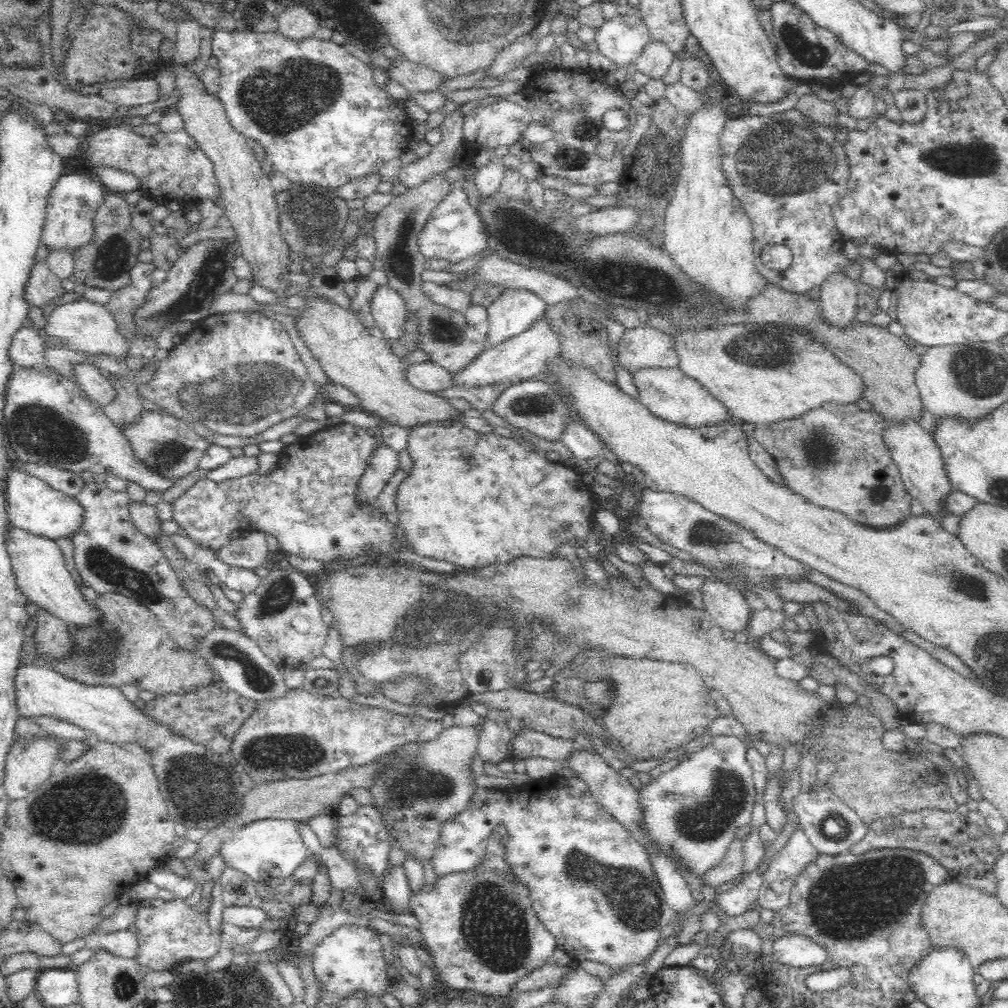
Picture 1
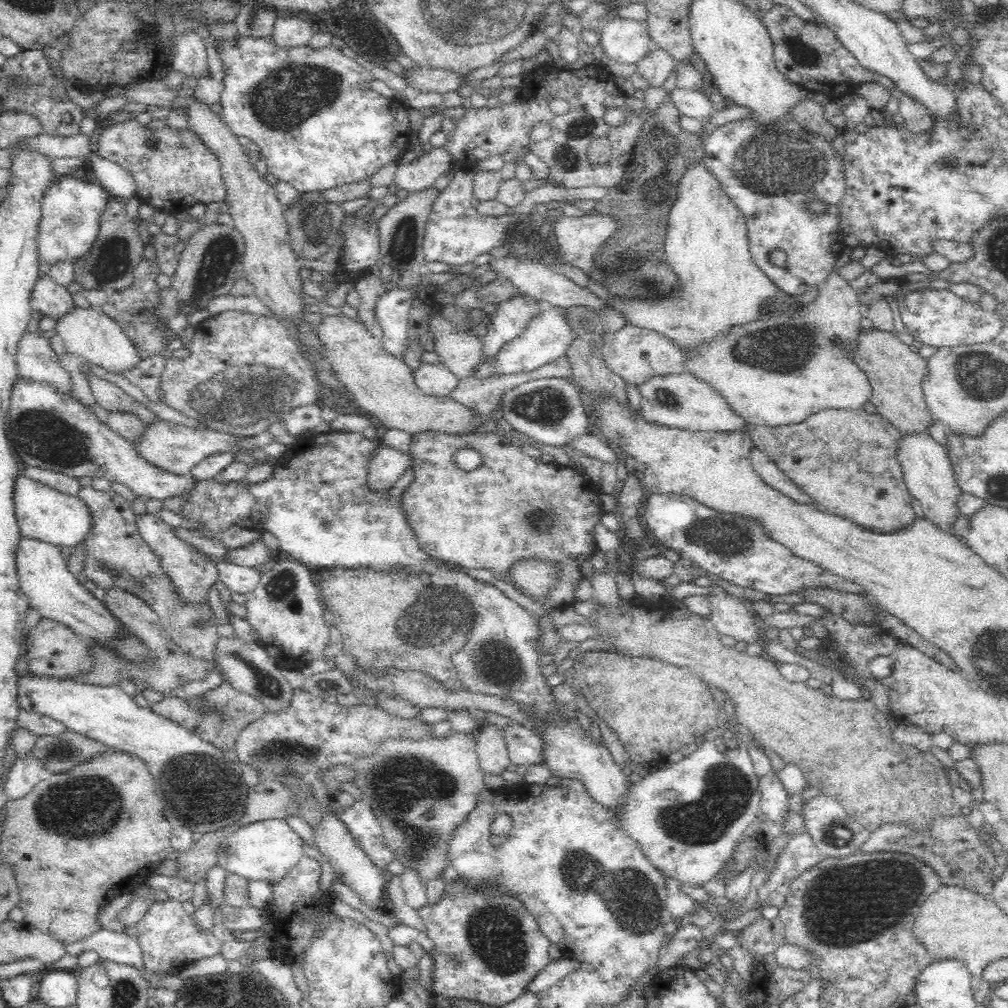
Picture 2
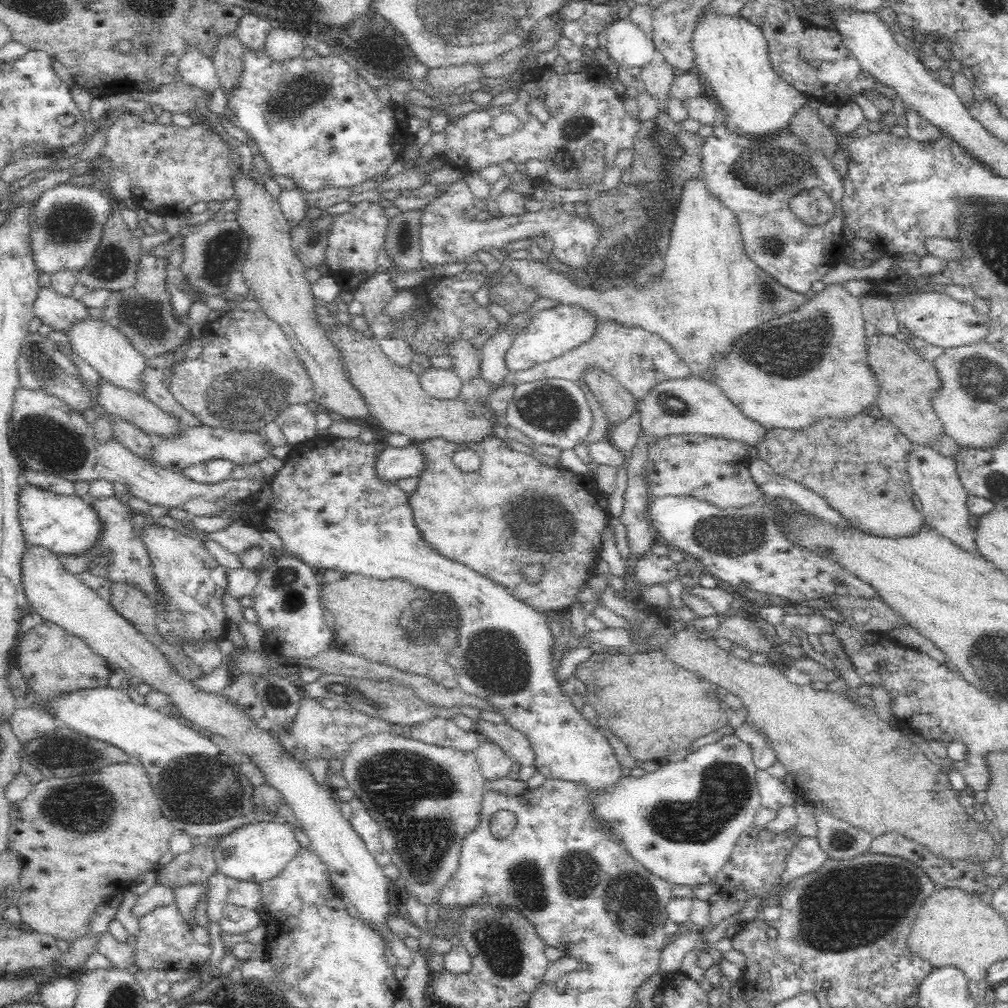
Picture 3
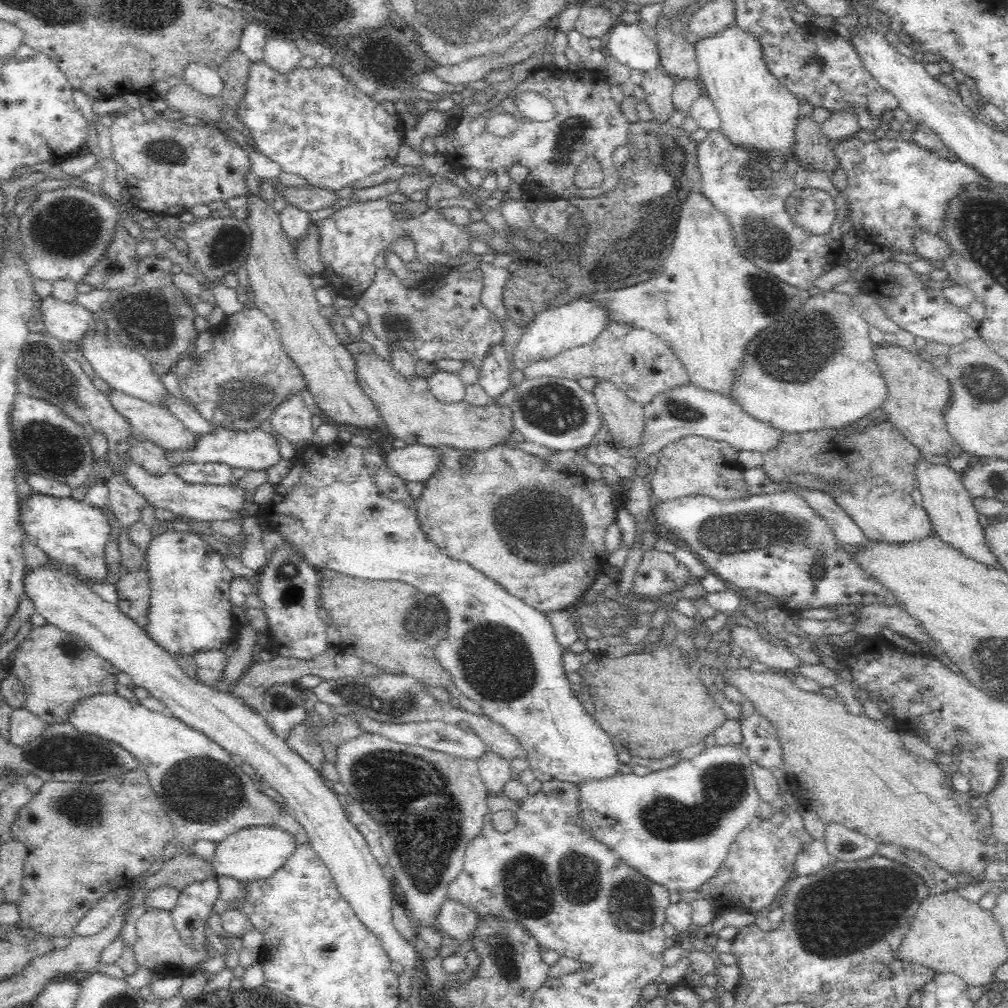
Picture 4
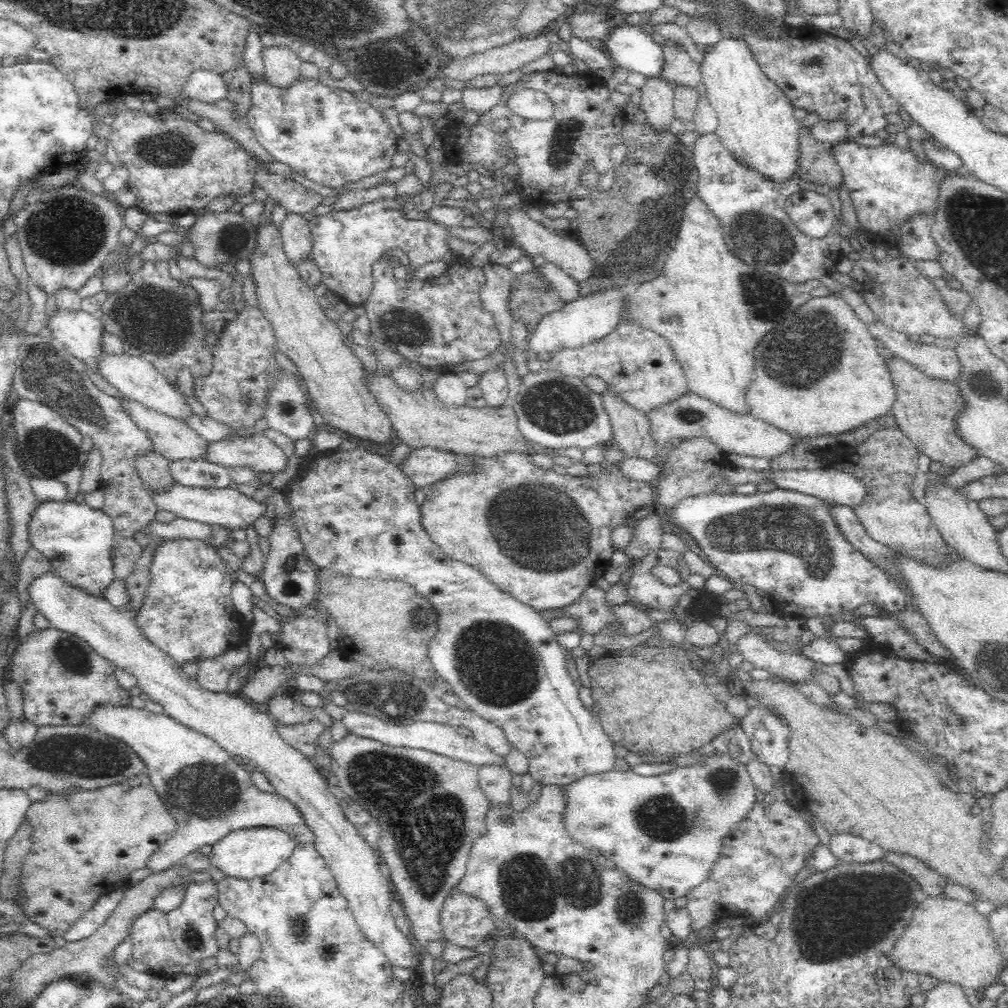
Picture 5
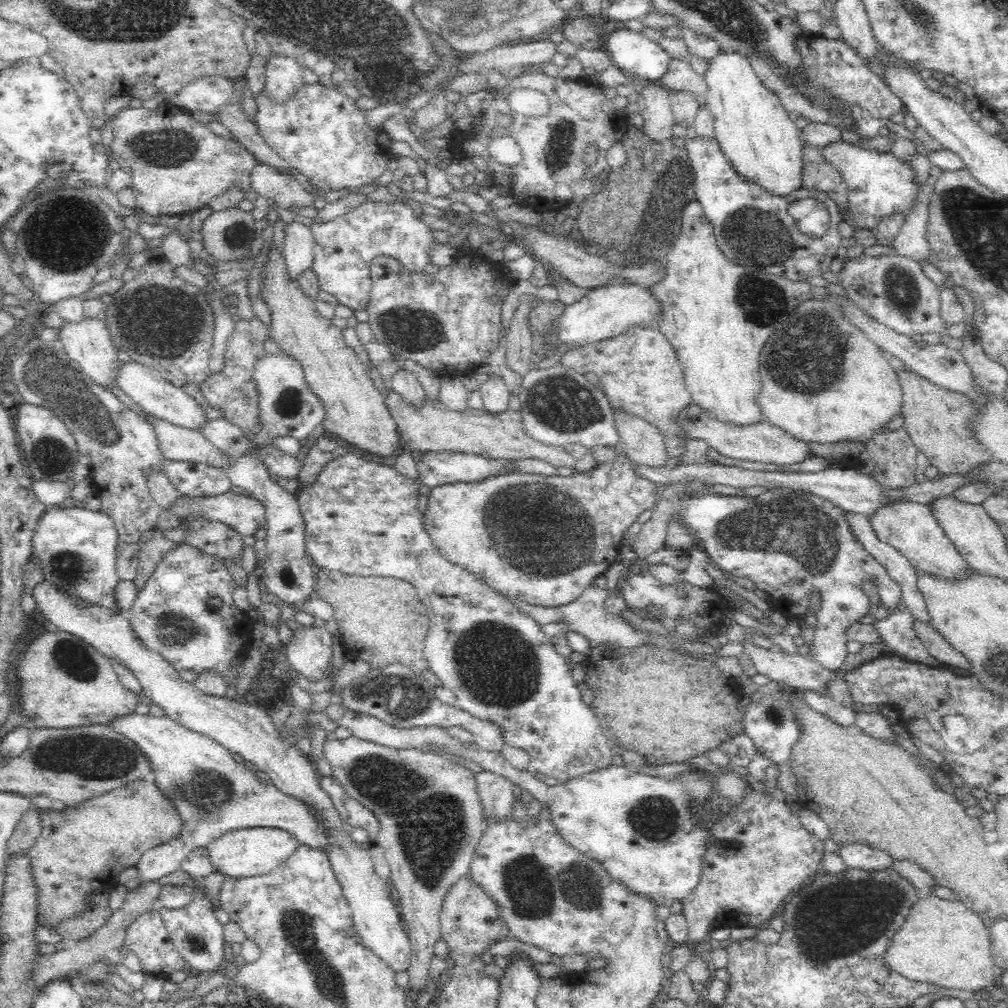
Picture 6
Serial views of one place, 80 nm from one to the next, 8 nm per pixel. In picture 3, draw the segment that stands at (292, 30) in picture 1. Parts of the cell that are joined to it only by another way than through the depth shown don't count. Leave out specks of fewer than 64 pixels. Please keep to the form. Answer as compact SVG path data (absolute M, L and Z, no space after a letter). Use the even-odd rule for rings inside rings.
M274 24L266 38L263 52L268 58L286 64L302 55L304 37L305 34L296 33L292 28Z

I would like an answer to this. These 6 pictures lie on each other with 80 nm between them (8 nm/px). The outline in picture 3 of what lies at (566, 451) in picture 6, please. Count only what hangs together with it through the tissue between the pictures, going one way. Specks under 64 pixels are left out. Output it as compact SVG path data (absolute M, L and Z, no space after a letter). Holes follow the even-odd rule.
M348 324L328 328L328 335L342 350L350 381L364 395L368 409L391 434L406 436L410 443L428 442L441 438L456 445L480 444L496 434L500 426L496 410L488 403L463 401L462 399L433 399L426 391L420 377L408 369L396 367L390 358L384 355L376 338L367 337L351 328Z

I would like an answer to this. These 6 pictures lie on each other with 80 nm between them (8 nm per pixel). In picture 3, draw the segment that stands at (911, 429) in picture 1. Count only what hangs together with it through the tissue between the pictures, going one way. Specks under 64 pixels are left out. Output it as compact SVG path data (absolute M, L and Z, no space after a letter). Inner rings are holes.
M915 445L914 452L908 456L907 465L912 490L922 502L922 513L931 529L962 550L984 559L976 541L976 526L970 524L971 511L967 504L969 494L961 485L955 459L942 458L937 449Z

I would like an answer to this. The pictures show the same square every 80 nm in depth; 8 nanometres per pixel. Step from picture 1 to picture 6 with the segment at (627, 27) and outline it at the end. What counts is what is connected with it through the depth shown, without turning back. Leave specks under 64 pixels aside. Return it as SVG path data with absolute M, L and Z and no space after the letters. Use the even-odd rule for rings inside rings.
M624 28L615 30L608 37L607 42L603 44L603 49L610 55L613 66L619 68L624 75L637 76L644 82L658 83L668 72L671 56L657 42L648 40L640 32Z

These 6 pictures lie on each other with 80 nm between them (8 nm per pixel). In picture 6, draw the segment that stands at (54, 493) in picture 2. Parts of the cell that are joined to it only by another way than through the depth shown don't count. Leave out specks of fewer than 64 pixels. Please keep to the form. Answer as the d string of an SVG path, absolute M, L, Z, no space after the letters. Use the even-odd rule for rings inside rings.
M48 508L37 523L33 552L40 558L41 572L49 582L65 596L83 606L101 606L111 614L125 614L116 603L116 588L120 579L116 573L116 548L119 536L115 522L106 514L86 508Z

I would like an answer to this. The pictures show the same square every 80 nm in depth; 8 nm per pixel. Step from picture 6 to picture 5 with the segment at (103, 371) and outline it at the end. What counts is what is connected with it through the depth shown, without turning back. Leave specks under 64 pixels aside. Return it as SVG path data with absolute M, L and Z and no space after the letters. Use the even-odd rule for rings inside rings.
M55 310L48 319L48 327L52 336L63 343L68 355L80 360L84 367L94 374L101 372L101 357L108 354L104 351L101 319L80 310L76 314L68 314L63 310Z

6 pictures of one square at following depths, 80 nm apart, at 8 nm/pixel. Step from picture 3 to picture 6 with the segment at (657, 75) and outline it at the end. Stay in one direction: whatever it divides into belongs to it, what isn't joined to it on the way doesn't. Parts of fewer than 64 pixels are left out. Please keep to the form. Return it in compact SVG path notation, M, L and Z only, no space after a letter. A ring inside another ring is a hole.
M645 82L636 102L643 116L642 134L647 142L664 142L674 138L674 119L671 113L669 94L659 83Z

